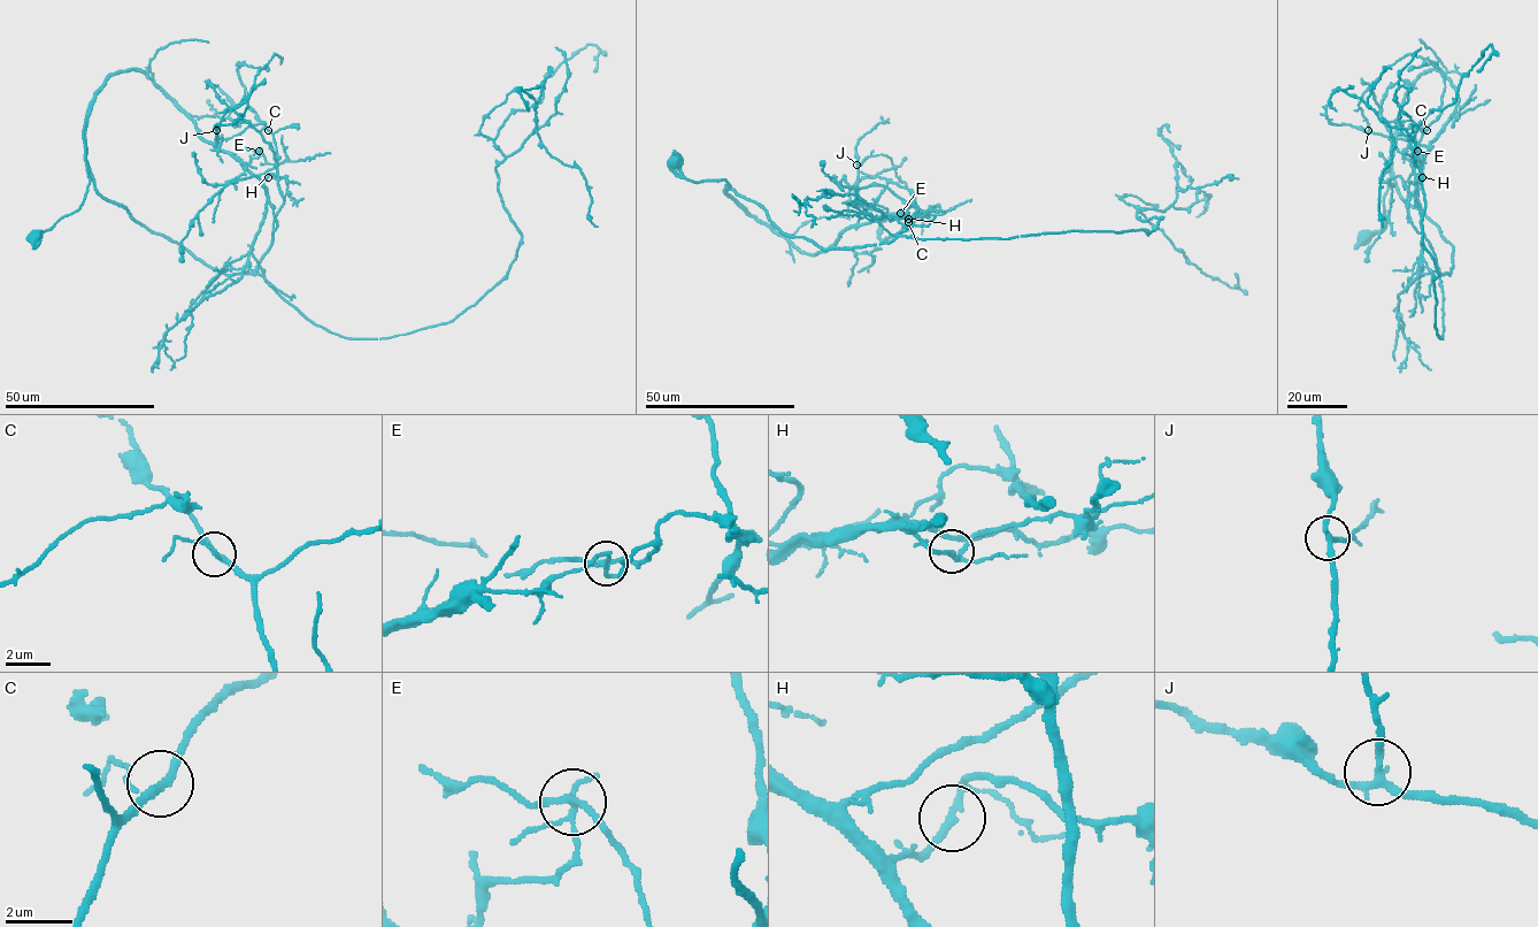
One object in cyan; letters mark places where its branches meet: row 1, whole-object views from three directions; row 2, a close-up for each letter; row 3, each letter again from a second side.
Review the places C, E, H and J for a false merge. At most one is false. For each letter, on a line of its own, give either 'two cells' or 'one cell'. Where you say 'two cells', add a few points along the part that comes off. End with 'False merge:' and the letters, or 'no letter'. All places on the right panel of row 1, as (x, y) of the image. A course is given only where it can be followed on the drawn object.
C: one cell
E: one cell
H: one cell
J: one cell
False merge: no letter

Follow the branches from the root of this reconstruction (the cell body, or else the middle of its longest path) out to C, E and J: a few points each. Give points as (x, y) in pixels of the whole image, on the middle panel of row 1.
C: (675, 159), (687, 178), (724, 179), (744, 211), (806, 253), (914, 207), (908, 222)
E: (675, 159), (687, 178), (724, 179), (731, 186), (724, 191), (751, 216), (813, 254), (846, 229), (900, 214)
J: (675, 159), (687, 178), (724, 179), (731, 186), (724, 191), (751, 216), (813, 254), (858, 222), (856, 165)

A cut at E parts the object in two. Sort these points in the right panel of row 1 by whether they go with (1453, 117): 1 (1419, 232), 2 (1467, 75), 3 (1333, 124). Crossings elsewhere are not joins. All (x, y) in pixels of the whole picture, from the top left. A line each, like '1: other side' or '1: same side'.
1: other side
2: other side
3: same side

